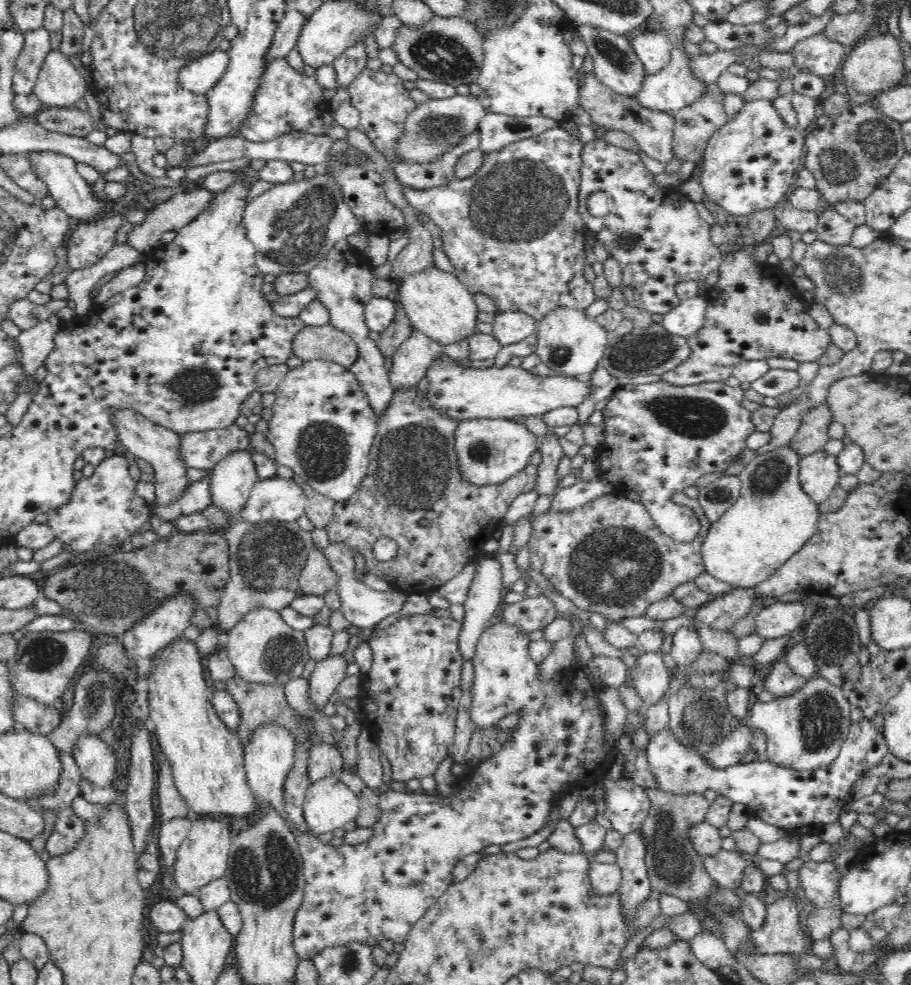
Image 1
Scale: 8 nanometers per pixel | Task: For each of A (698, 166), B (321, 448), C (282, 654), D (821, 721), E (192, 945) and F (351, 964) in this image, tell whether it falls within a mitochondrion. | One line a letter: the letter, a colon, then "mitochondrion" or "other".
A: other
B: mitochondrion
C: mitochondrion
D: mitochondrion
E: other
F: mitochondrion

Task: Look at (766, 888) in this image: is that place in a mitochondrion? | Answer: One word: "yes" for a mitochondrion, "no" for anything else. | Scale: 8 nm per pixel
no

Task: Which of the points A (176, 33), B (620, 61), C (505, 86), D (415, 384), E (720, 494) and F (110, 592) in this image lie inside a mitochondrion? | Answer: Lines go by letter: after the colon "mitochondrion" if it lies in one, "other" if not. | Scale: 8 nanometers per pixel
A: mitochondrion
B: mitochondrion
C: other
D: other
E: mitochondrion
F: mitochondrion

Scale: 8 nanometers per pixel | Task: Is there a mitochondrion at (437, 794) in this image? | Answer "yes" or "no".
no

